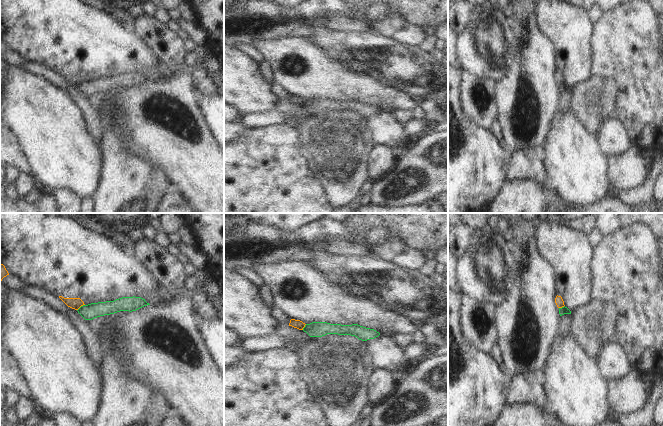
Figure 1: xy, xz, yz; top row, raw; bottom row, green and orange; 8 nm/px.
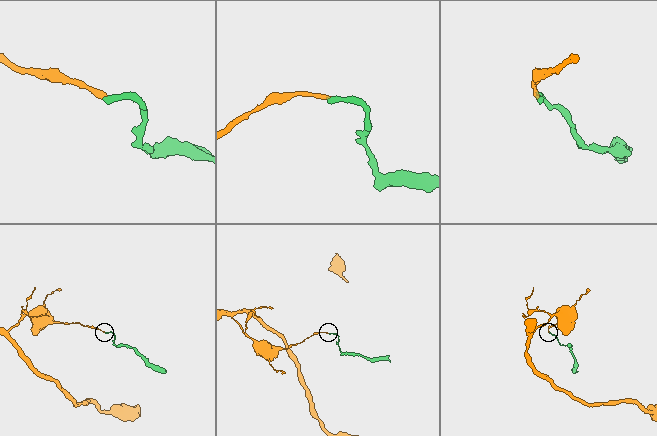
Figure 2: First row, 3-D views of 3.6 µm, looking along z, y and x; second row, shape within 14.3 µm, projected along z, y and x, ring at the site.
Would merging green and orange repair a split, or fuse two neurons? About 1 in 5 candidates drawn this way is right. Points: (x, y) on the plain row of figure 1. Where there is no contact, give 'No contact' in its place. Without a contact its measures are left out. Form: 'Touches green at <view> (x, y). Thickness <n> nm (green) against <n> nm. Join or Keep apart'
Touches green at xy (80, 83). Thickness 120 nm (green) against 100 nm. Keep apart.

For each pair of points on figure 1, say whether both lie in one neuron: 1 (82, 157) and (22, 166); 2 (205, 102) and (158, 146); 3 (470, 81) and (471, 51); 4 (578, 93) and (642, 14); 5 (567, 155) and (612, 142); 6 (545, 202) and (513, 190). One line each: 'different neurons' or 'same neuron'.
1: different neurons
2: different neurons
3: different neurons
4: different neurons
5: different neurons
6: same neuron

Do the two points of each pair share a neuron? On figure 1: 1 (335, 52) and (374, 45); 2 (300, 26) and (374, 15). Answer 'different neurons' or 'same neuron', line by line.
1: same neuron
2: same neuron

